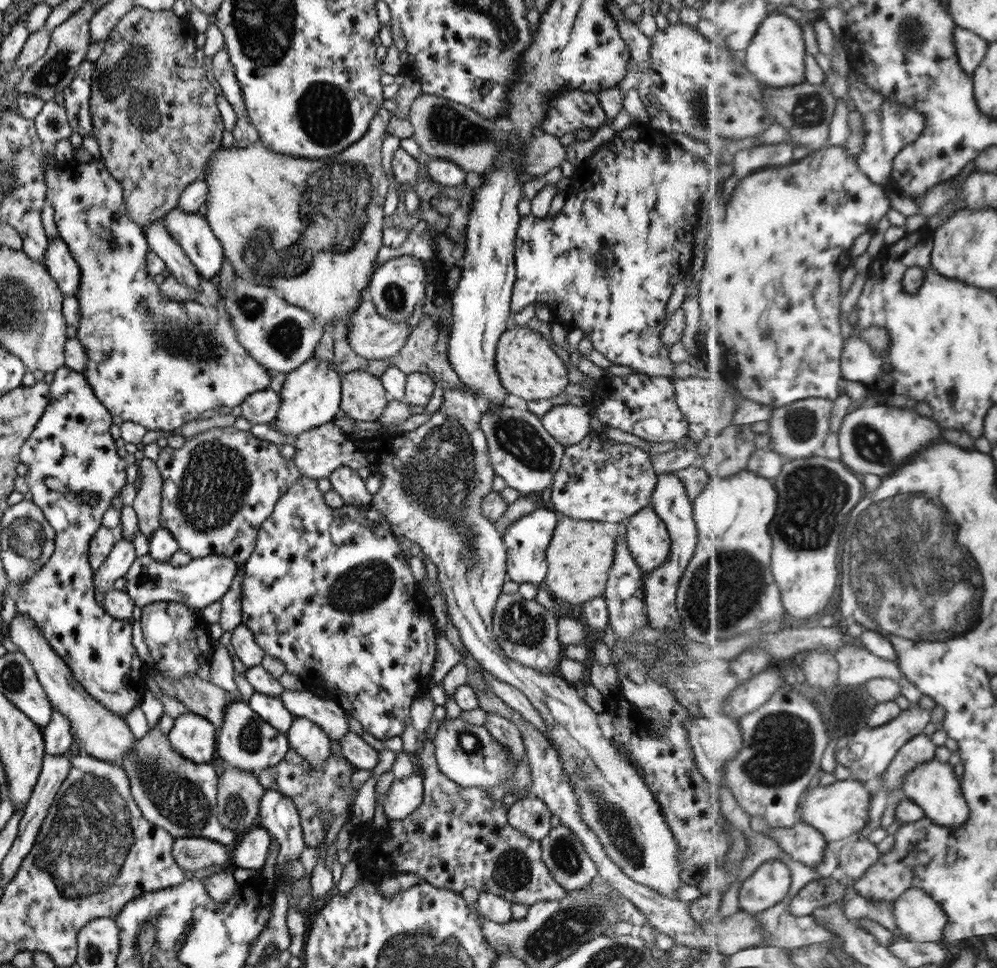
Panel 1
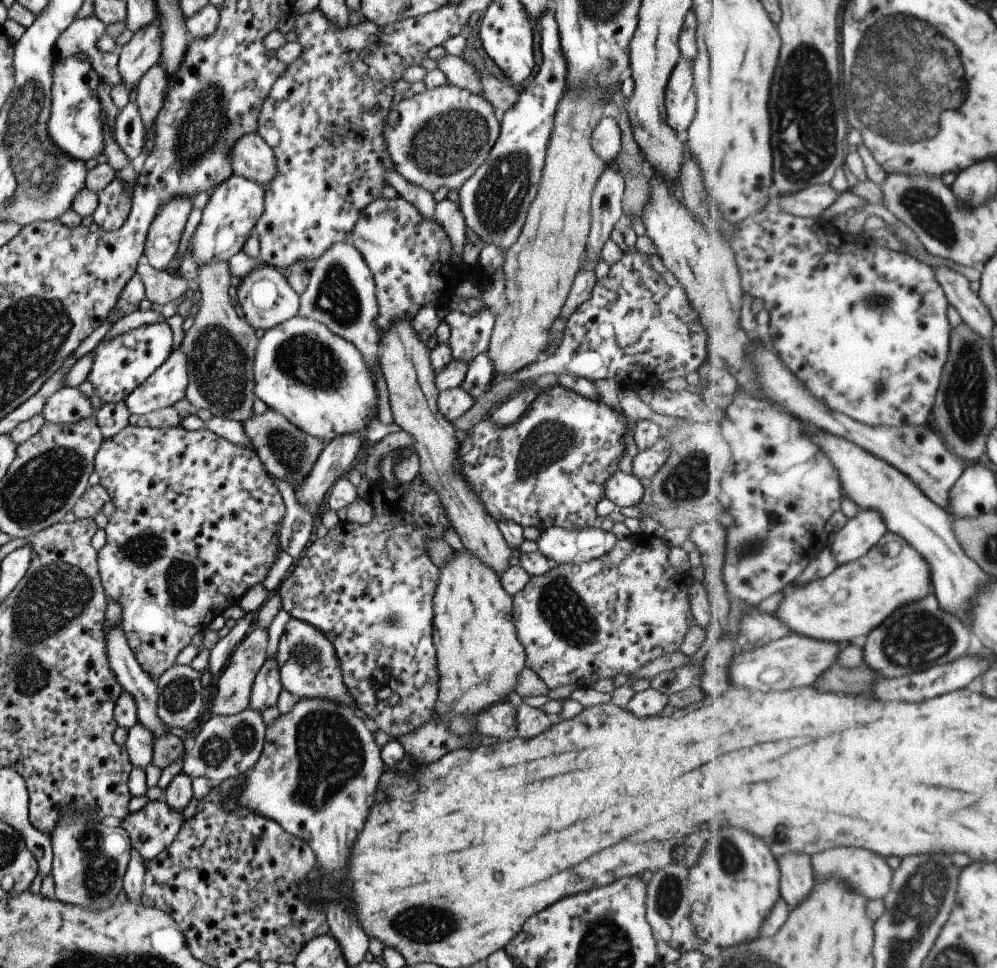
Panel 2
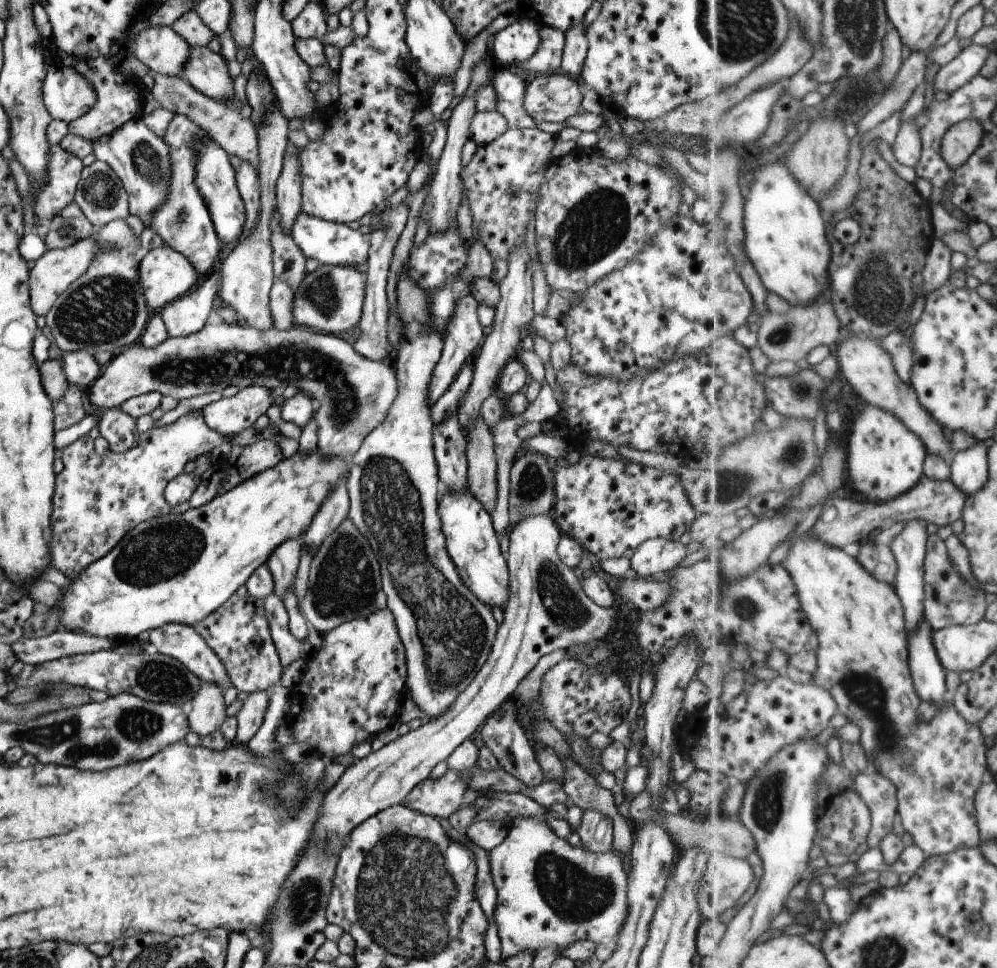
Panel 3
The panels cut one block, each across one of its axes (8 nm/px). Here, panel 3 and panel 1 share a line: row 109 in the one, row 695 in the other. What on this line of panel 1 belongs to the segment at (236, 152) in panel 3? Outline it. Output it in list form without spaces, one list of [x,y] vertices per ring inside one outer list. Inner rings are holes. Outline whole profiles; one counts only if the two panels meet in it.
[[[151,668],[150,675],[158,682],[160,690],[166,696],[176,698],[188,708],[189,712],[202,716],[216,730],[219,730],[222,725],[225,707],[232,701],[240,699],[232,692],[226,692],[224,688],[201,679],[197,673],[182,677],[178,681],[166,681],[156,668]]]

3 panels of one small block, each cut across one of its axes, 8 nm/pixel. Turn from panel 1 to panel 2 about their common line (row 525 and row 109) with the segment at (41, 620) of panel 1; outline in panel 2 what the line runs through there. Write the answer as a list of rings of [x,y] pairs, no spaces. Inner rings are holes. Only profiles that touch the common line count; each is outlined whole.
[[[78,55],[55,59],[52,67],[52,108],[46,123],[48,136],[66,156],[84,163],[104,153],[104,114],[98,96],[100,81],[91,62],[80,60]]]

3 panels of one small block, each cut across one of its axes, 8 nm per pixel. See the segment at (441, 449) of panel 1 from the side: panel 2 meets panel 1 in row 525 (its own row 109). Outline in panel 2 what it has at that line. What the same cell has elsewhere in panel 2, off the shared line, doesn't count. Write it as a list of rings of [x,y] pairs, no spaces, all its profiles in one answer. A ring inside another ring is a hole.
[[[454,85],[439,86],[427,92],[415,94],[391,106],[384,123],[384,139],[388,154],[396,166],[396,171],[406,178],[406,182],[434,194],[440,188],[459,190],[460,186],[484,164],[499,136],[501,127],[499,114],[483,95],[472,94],[466,88]]]

